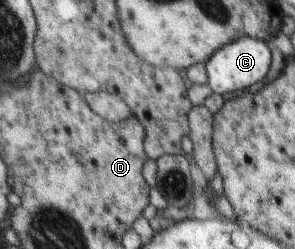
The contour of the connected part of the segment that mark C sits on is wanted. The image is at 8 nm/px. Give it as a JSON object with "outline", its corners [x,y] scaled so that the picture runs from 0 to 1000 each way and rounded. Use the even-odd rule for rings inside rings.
{"outline":[[[814,149],[810,161],[776,165],[692,249],[698,333],[736,382],[864,353],[864,333],[878,333],[905,301],[912,253],[919,253],[919,229],[898,173],[885,173],[885,161],[864,149]]]}

